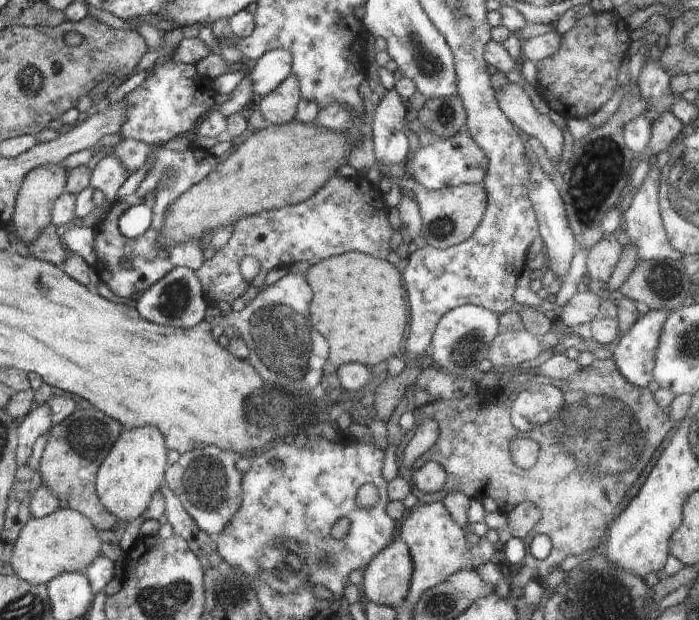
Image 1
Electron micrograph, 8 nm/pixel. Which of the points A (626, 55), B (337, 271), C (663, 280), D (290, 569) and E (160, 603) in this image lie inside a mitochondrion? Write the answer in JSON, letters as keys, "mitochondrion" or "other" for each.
{"A":"other","B":"other","C":"mitochondrion","D":"mitochondrion","E":"mitochondrion"}

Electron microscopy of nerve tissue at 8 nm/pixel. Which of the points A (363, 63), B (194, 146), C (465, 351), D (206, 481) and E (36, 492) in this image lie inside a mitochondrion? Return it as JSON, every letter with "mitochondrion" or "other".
{"A":"other","B":"other","C":"mitochondrion","D":"mitochondrion","E":"other"}

